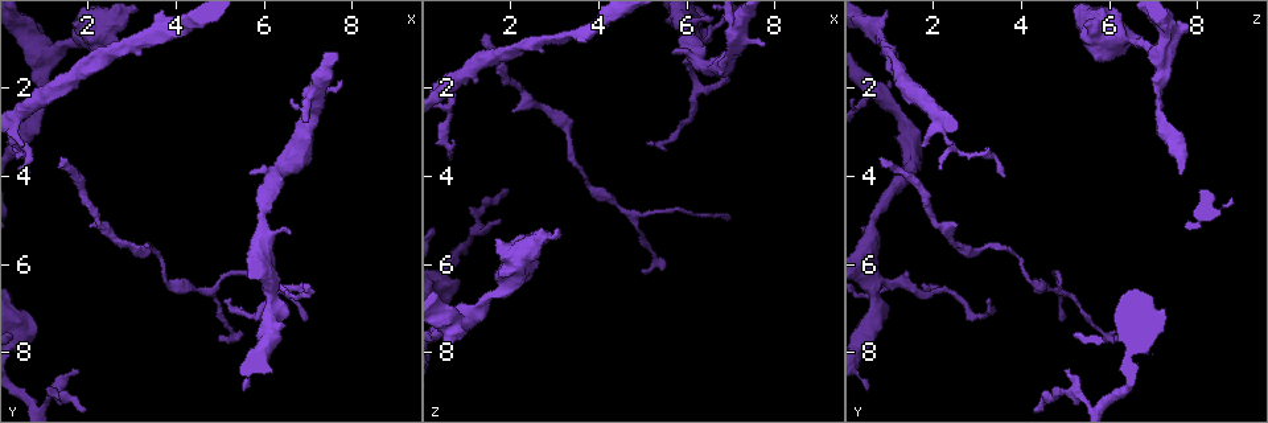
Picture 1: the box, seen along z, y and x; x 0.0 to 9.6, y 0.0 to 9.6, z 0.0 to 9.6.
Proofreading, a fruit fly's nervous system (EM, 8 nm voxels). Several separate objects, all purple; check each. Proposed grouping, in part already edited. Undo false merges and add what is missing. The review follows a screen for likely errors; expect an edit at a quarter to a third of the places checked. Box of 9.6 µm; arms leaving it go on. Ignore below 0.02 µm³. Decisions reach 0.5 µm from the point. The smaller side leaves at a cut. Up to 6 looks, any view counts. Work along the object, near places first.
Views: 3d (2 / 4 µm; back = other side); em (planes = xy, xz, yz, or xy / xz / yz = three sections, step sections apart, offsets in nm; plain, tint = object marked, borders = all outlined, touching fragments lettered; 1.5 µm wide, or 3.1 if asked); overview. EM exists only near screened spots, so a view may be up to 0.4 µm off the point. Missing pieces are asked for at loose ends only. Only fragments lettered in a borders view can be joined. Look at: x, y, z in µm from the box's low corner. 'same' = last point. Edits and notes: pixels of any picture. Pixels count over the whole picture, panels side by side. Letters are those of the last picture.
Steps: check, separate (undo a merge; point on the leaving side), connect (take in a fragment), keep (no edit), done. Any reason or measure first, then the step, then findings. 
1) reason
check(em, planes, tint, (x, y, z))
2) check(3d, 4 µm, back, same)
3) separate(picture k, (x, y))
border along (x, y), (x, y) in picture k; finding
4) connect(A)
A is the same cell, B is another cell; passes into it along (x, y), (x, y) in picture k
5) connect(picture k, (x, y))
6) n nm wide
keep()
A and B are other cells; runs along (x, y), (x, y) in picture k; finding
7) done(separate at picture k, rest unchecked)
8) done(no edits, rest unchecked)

tapers out
check(3d, 2 µm, (7.00, 6.55, 1.80))

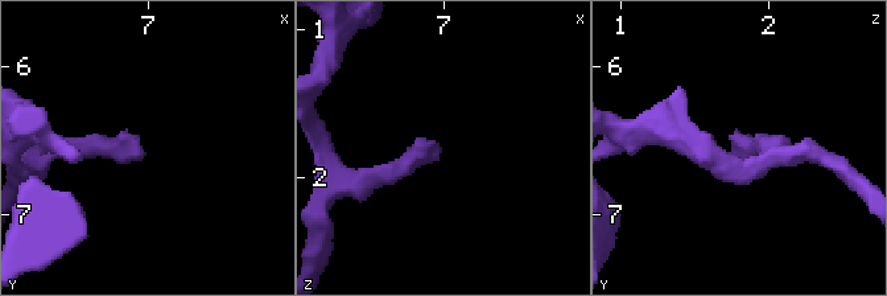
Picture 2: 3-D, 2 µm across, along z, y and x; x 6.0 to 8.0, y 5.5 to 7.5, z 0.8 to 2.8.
shape alone is not enough
check(em, xy, step 8, borders, (7.00, 6.58, 1.80))

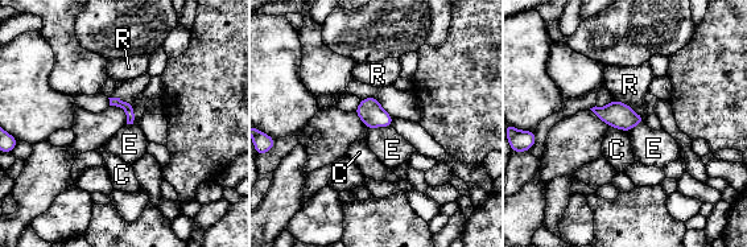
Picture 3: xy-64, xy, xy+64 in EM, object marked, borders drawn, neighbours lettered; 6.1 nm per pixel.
check(em, xz, step 8, borders, same)

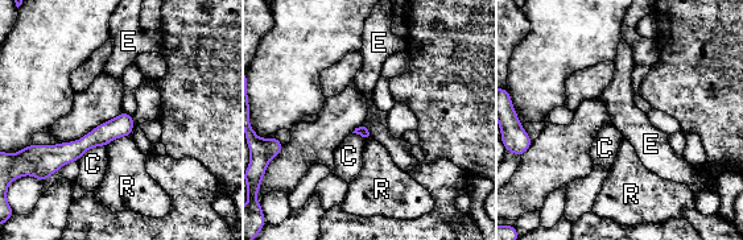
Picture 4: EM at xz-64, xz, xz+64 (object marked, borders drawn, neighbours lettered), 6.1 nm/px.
keep()
C, E and R are other cells; border along (363, 123), (372, 136) in picture 4; none of them fits

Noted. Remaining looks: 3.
free end
check(3d, 4 µm, (1.35, 3.60, 0.75))

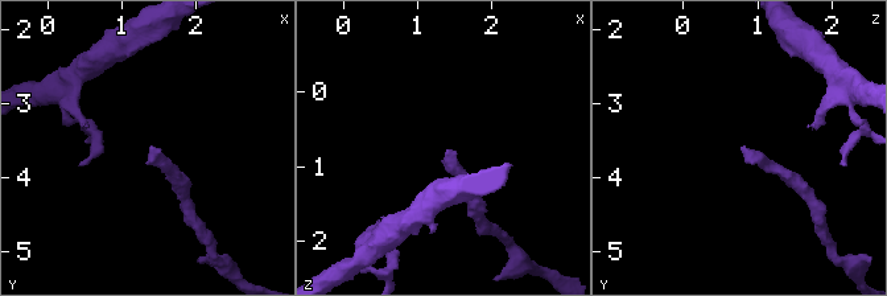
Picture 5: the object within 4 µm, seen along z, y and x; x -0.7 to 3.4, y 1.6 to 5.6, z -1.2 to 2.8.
now the EM
check(em, yz, step 4, tint, (1.40, 3.60, 0.85))

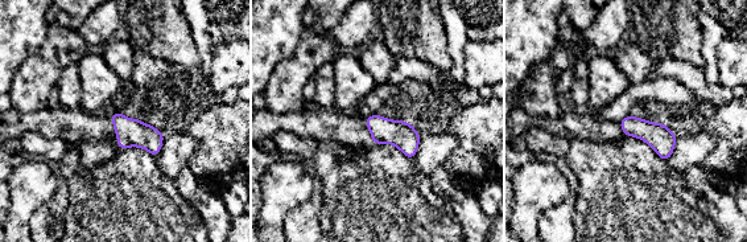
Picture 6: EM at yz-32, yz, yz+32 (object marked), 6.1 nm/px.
cut it another way
check(em, xz, step 8, borders, same)

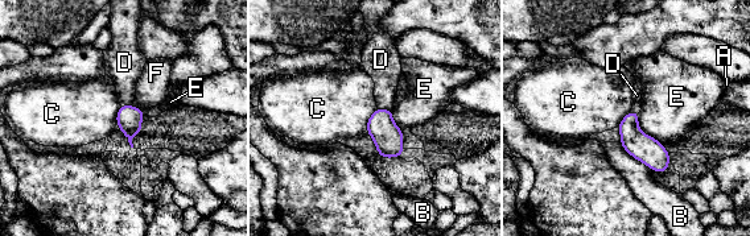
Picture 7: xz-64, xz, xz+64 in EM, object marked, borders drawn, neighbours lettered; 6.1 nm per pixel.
100 nm wide
connect(D)
D is the same cell, A, B, C, E and F are other cells; passes into it along (387, 136), (384, 110), (384, 69) in picture 7; it goes on there

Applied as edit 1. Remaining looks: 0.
done(connect at picture 7, rest unchecked)

